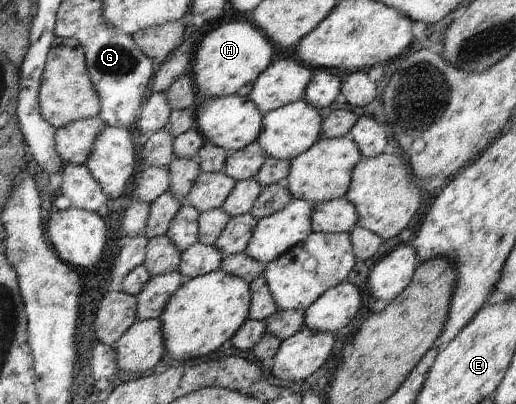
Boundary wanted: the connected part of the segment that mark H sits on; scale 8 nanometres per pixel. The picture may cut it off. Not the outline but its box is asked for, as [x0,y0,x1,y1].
[191,21,273,97]

